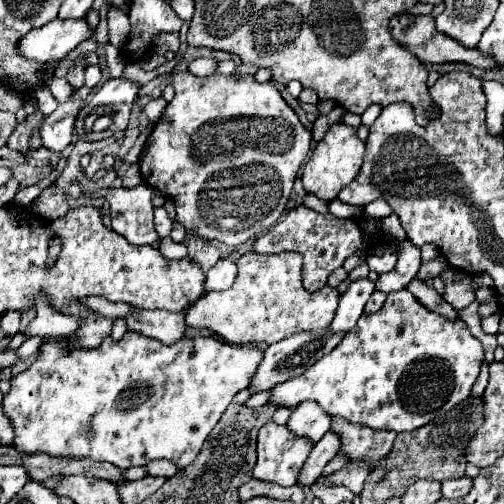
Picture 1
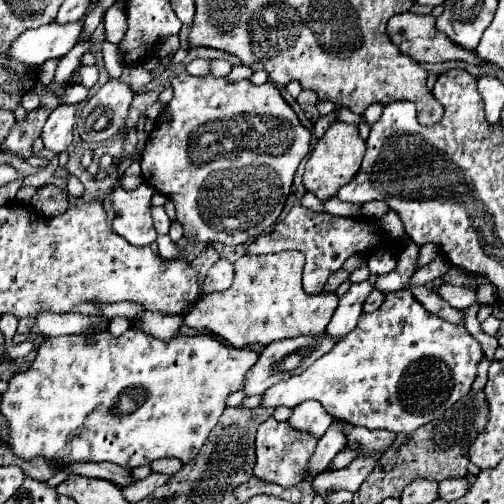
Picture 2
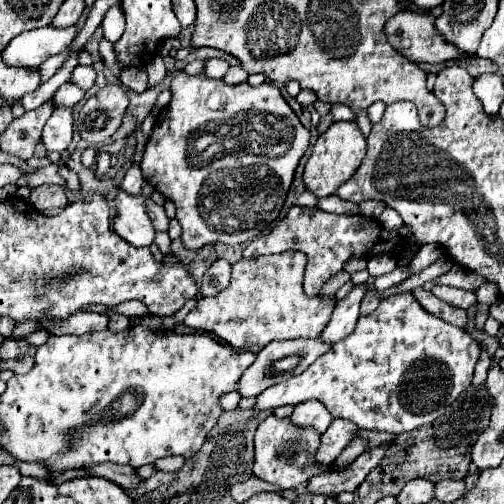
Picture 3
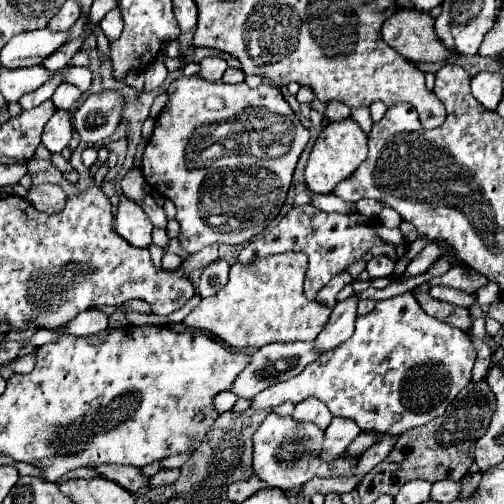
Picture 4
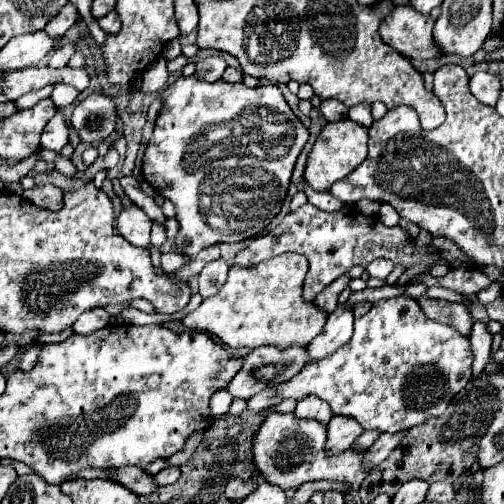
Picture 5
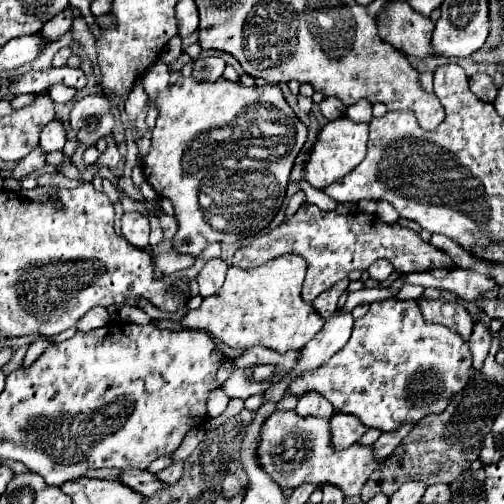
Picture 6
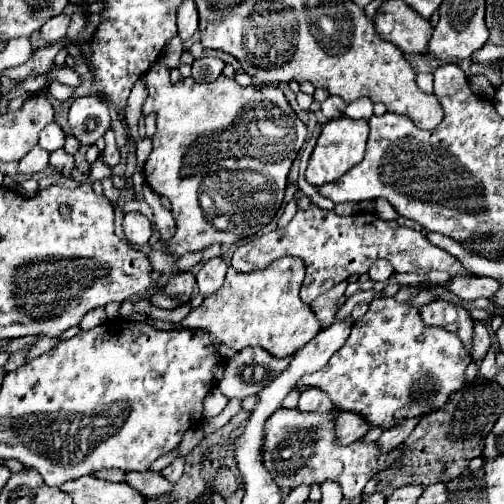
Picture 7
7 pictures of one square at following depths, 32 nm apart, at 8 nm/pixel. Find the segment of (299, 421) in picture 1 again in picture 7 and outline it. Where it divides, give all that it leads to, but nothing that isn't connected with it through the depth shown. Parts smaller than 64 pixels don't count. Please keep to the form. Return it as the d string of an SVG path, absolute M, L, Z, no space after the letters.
M304 388L298 402L300 412L332 412L332 406L328 396L318 388Z

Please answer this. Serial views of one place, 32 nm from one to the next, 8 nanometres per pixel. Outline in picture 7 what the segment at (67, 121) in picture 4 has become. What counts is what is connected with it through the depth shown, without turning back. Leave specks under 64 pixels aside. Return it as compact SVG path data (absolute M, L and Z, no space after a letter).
M52 122L40 132L38 145L48 152L54 152L64 146L64 136L66 136L64 130L56 122Z

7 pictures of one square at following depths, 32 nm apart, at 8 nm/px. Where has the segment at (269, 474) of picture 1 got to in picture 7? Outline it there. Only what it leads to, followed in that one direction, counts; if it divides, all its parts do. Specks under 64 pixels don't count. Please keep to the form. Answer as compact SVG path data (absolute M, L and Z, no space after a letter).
M278 408L264 428L264 468L272 474L274 482L284 488L292 490L300 484L322 484L326 480L338 482L342 486L344 498L358 498L366 482L394 460L400 458L400 450L392 450L382 454L376 442L354 442L350 446L340 446L334 436L334 416L338 408L330 414L314 414L314 412L296 412Z

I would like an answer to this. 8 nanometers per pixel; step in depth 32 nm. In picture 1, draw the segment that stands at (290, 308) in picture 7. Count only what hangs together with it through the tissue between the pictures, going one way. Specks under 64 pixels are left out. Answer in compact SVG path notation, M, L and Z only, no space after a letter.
M246 252L238 260L238 278L224 292L206 292L186 310L186 324L208 328L232 344L274 344L296 332L326 330L338 308L338 290L324 286L320 292L304 290L301 279L303 256L296 252L256 254Z

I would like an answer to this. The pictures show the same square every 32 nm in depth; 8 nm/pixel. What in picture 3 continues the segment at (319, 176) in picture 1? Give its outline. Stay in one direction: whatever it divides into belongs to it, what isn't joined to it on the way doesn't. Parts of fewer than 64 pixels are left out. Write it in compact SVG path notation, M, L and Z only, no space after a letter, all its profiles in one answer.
M334 122L322 136L318 136L312 154L304 168L304 186L318 198L336 194L336 188L348 182L366 156L366 138L360 134L356 122Z

